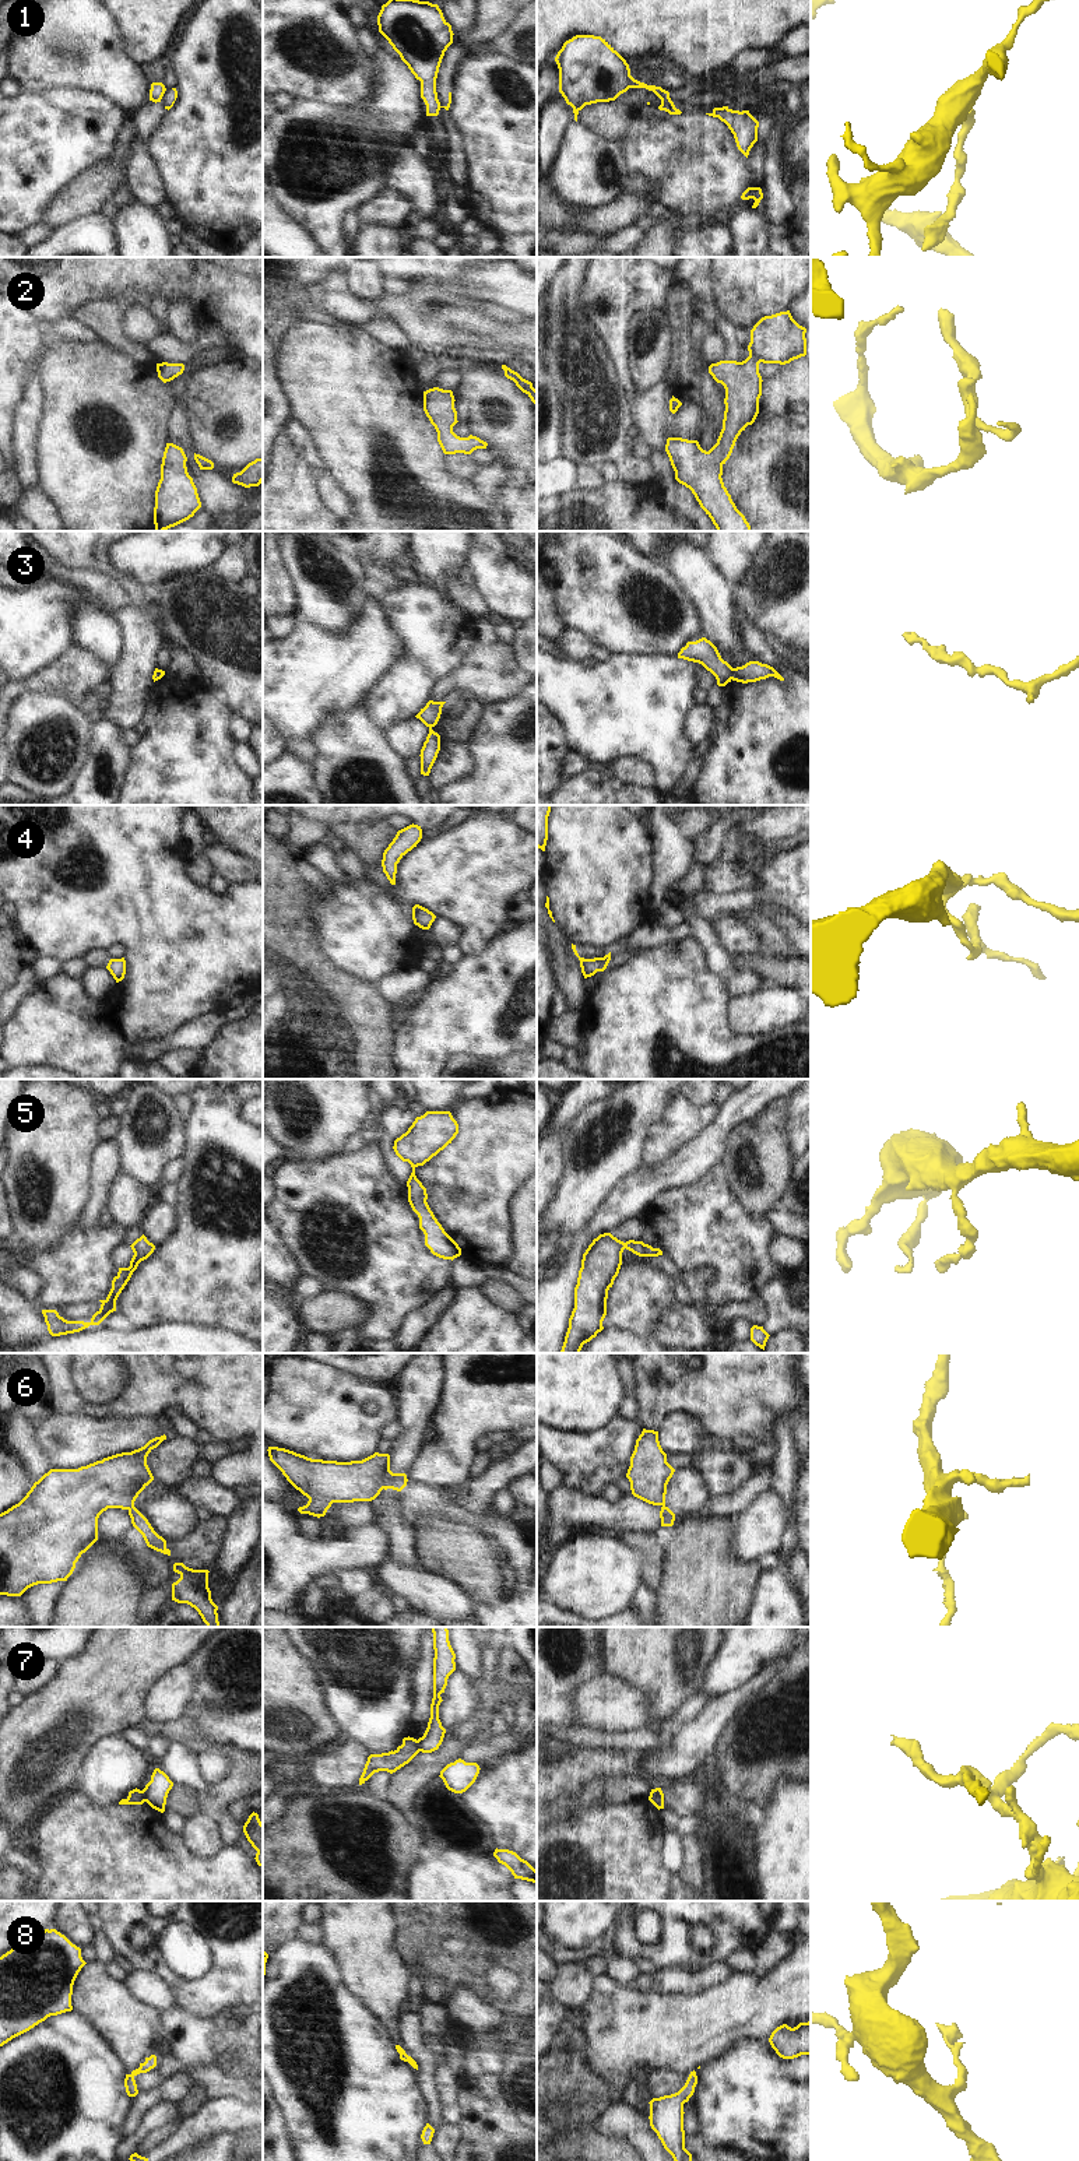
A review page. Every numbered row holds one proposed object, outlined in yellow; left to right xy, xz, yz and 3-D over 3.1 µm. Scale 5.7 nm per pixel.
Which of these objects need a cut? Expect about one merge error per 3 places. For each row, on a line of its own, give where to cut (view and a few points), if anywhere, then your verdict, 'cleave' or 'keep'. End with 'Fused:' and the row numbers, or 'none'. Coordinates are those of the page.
1: cut yz (660, 97), (668, 98); cleave
2: cut none; keep
3: cut yz (734, 668), (731, 678); cleave
4: cut none; keep
5: cut none; keep
6: cut none; keep
7: cut xy (141, 1791), (146, 1801); cleave
8: cut none; keep
Fused: 1, 3, 7

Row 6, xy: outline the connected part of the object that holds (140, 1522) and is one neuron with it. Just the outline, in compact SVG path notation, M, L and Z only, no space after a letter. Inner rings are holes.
M165 1434L138 1450L116 1454L78 1469L50 1469L18 1504L1 1512L0 1595L21 1596L34 1585L67 1581L81 1554L98 1540L98 1518L108 1508L127 1510L133 1526L143 1535L147 1546L171 1556L166 1540L134 1507L138 1494L154 1480L147 1457L164 1440Z

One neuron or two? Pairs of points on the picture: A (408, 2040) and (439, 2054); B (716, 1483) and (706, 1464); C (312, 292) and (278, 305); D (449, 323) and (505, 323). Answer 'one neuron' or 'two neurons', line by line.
A: two neurons
B: one neuron
C: one neuron
D: one neuron

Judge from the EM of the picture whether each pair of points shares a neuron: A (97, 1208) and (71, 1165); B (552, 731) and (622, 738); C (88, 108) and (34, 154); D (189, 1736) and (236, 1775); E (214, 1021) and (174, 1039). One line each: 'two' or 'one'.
A: two
B: two
C: one
D: one
E: one

